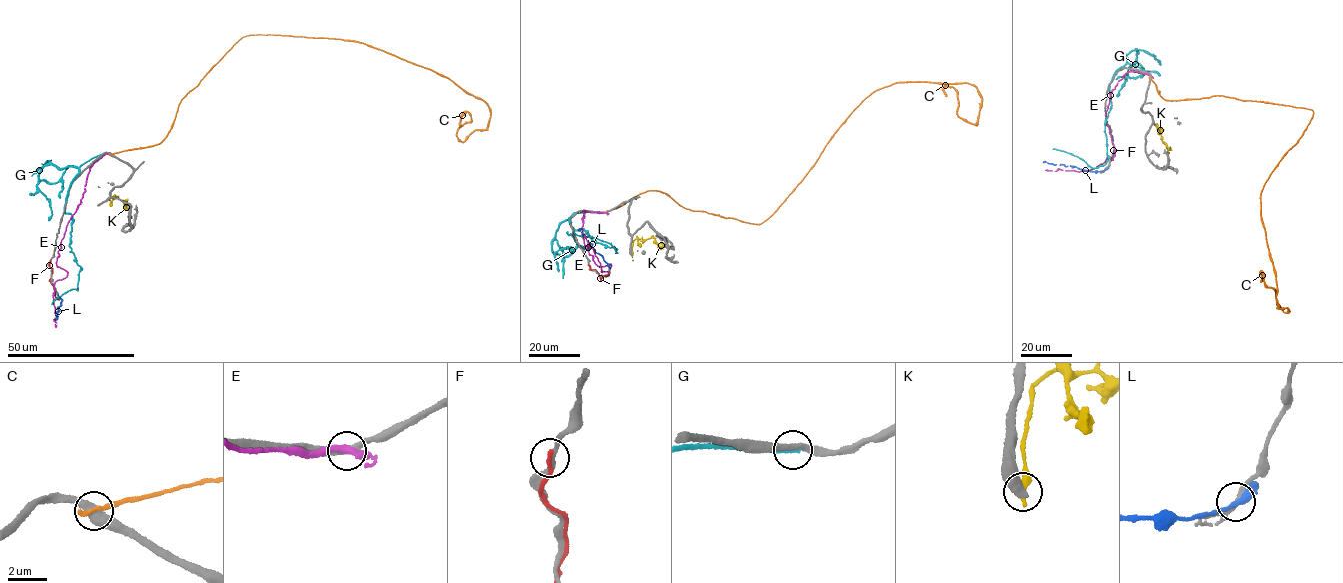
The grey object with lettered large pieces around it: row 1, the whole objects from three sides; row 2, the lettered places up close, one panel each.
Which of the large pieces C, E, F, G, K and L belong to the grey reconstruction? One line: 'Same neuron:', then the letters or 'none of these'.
Same neuron: none of these

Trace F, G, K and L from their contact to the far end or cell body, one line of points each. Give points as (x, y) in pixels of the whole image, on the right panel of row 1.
F: (1111, 134), (1113, 156), (1100, 172)
G: (1146, 71), (1129, 63), (1110, 81), (1105, 164), (1092, 168), (1073, 154), (1052, 149)
K: (1161, 128), (1156, 124), (1166, 154)
L: (1106, 169), (1096, 172), (1042, 162)

